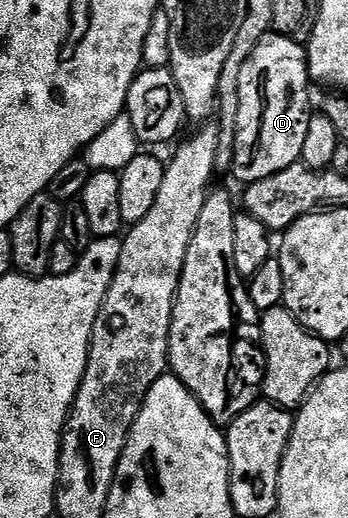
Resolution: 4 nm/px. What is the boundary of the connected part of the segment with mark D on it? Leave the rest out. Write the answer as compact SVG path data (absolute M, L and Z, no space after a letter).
M271 31L261 40L259 47L255 47L255 51L251 51L251 59L247 59L247 63L243 63L243 71L239 71L239 115L237 116L235 151L233 152L233 167L231 170L231 176L235 180L241 181L240 183L262 181L267 179L267 175L275 175L279 171L283 171L287 167L300 162L301 152L303 151L303 139L307 139L307 123L311 116L311 110L309 110L309 85L311 86L311 78L306 46L300 45L298 41L294 41L292 36Z

